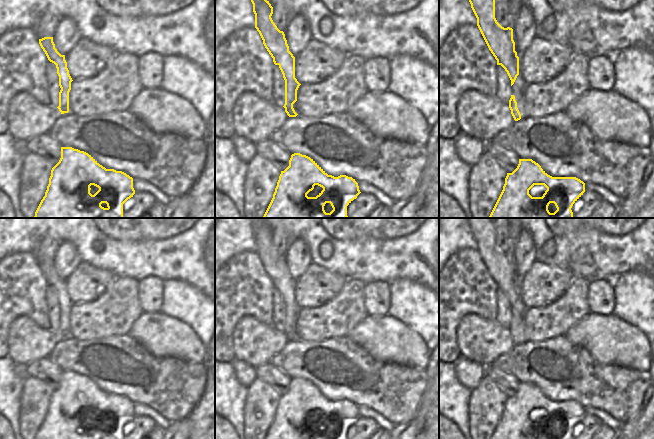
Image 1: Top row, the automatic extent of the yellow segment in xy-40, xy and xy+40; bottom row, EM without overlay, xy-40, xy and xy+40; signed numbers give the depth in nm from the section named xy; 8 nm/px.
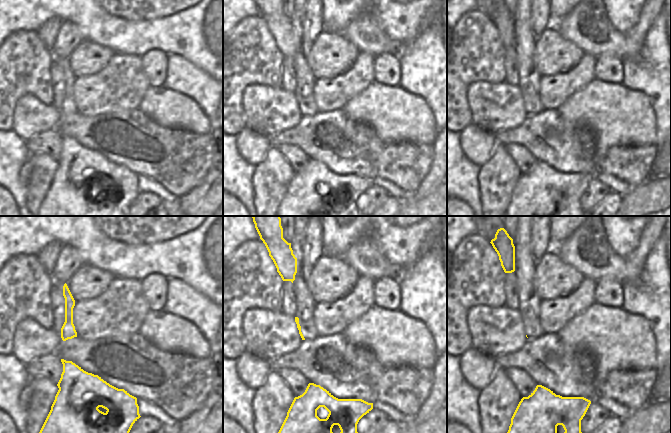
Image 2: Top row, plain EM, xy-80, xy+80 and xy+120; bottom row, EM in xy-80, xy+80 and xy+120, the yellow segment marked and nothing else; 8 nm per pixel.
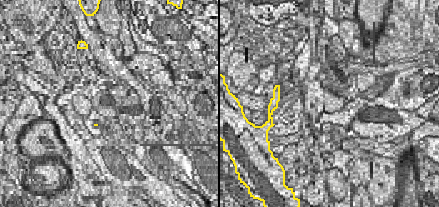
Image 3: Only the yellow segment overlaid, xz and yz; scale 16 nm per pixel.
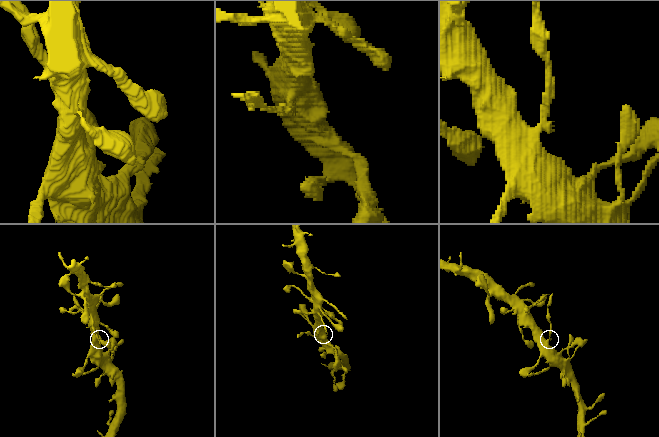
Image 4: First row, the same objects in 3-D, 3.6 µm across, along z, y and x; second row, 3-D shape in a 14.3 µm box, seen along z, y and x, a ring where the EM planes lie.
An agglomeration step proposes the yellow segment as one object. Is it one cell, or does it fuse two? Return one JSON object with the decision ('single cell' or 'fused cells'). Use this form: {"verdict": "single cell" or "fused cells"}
{"verdict": "fused cells"}

